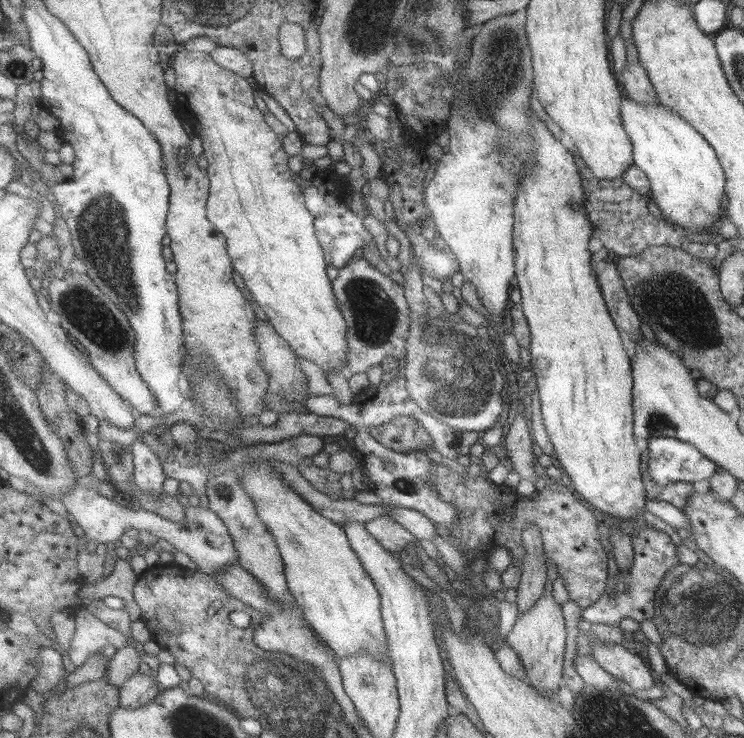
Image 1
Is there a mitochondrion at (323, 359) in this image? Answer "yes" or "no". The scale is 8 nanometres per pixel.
no

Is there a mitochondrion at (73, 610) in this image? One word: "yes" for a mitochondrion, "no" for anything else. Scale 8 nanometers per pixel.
no

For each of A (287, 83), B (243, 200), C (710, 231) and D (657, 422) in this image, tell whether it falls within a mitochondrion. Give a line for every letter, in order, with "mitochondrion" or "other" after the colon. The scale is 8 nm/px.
A: other
B: mitochondrion
C: other
D: mitochondrion

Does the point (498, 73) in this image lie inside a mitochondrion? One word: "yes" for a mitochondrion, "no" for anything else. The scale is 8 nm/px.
yes

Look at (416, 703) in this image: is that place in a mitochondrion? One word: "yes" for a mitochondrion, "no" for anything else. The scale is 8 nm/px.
no

